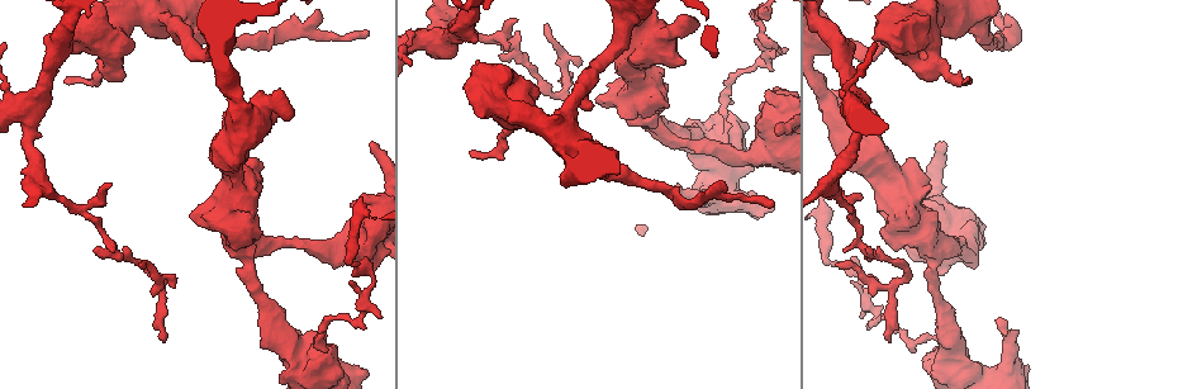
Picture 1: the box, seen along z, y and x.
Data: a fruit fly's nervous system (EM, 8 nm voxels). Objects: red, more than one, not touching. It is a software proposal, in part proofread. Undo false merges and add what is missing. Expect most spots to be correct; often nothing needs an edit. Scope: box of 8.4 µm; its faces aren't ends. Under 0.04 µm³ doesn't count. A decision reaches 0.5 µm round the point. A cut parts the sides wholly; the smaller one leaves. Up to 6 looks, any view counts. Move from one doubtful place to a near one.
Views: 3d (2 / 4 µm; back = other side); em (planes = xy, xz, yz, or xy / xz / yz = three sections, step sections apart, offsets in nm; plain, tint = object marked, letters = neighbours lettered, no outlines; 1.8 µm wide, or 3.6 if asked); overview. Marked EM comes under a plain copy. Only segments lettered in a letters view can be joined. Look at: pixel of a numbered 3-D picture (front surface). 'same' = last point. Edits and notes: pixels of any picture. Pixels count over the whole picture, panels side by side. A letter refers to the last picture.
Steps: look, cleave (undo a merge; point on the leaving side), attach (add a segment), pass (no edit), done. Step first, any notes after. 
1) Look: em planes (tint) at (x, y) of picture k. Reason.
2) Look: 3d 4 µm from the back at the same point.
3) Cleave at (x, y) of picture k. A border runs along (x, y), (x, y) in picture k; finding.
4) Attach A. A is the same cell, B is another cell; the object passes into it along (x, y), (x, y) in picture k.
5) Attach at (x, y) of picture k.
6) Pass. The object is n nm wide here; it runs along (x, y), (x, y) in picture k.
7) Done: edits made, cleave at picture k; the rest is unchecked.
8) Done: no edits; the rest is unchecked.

Look: 3d 4 µm at (164, 341) of picture 1. An open end.

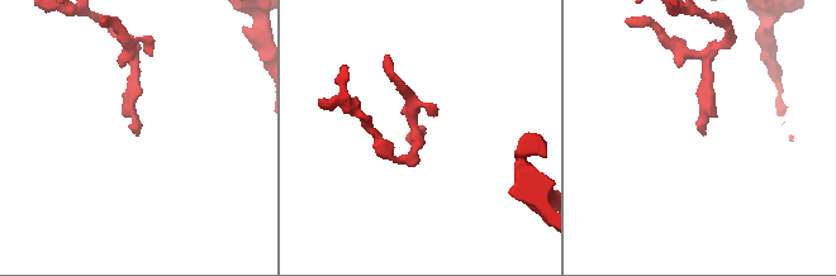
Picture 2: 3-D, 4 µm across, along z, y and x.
Look: em yz step 8 (letters) at (426, 133) of picture 2.

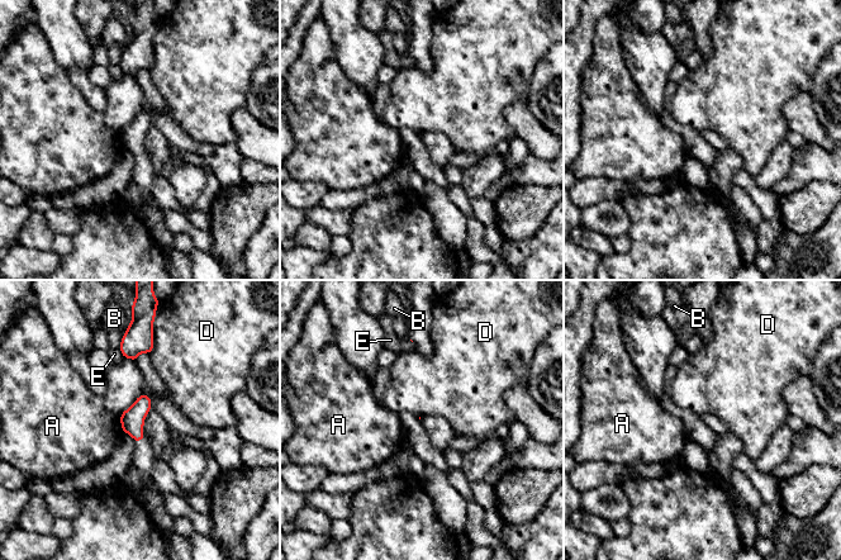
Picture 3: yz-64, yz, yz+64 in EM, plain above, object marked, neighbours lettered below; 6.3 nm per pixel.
Pass. A, B, D and E are other cells; none of them fits.

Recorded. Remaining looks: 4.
Look: em xz step 16 (letters) at (837, 266) of picture 1. Tapers out.

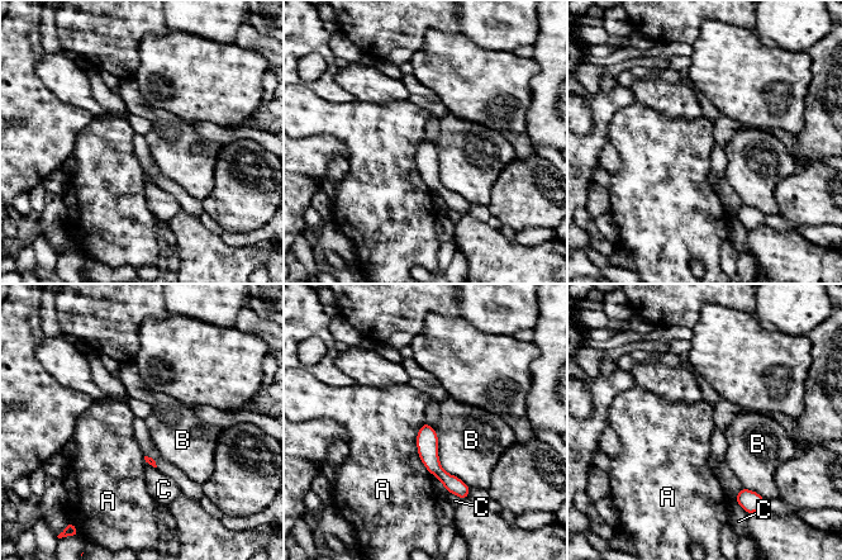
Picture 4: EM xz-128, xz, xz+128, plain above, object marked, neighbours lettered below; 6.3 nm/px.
Look: em planes (letters) at the same point. Another direction.

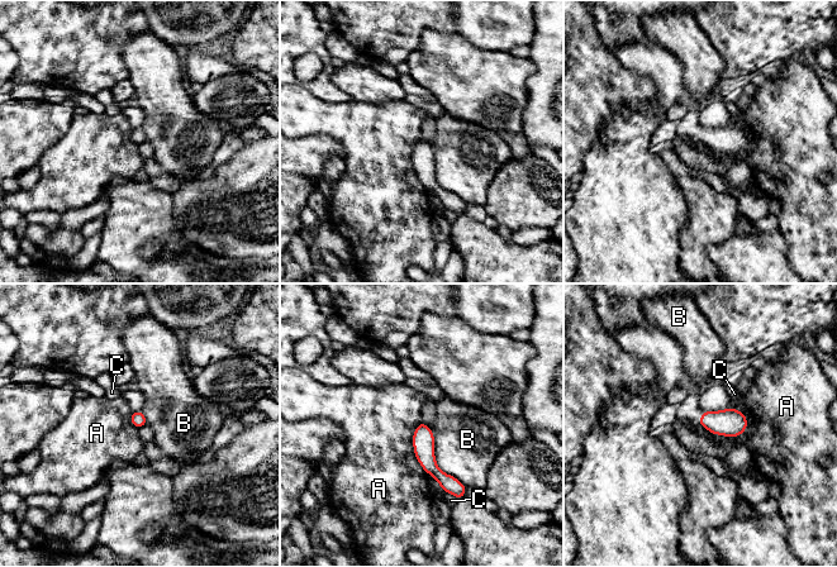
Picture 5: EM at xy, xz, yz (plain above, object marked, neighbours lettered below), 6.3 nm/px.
Pass. The object is 90 nm wide here; A, B and C are other cells; it runs along (422, 427), (428, 463), (461, 490) in picture 5; none of them fits.

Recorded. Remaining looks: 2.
Look: em planes (letters) at (352, 280) of picture 1. Branch stops here.

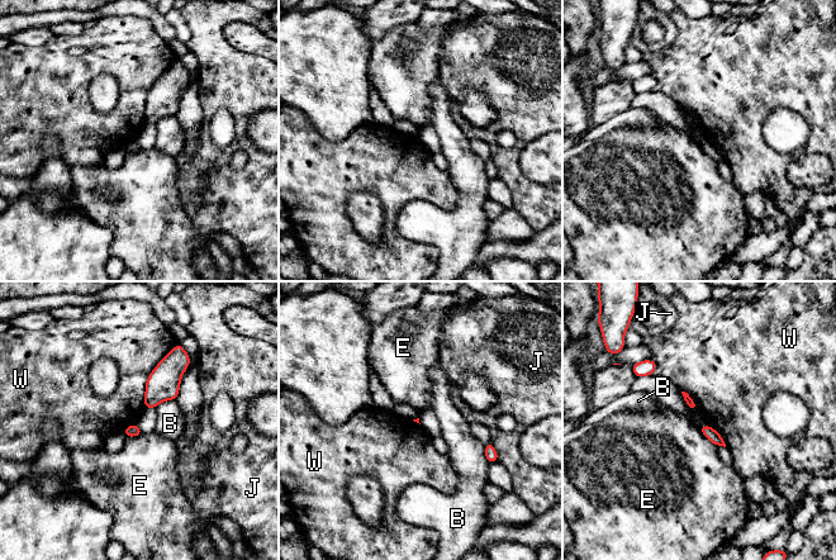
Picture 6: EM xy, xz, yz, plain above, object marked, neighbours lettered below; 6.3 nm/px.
Pass. B, E, J and W are other cells; a border runs along (176, 345), (147, 378), (143, 407) in picture 6; no lettered segment goes on from it.

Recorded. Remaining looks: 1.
Done: no edits; the rest is unchecked.

